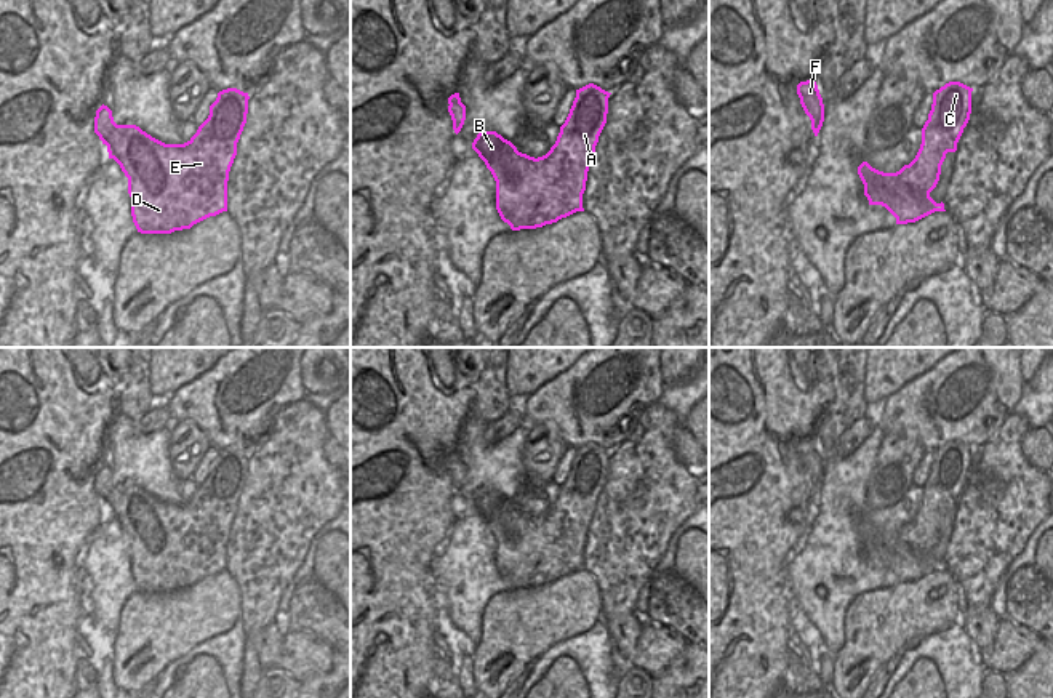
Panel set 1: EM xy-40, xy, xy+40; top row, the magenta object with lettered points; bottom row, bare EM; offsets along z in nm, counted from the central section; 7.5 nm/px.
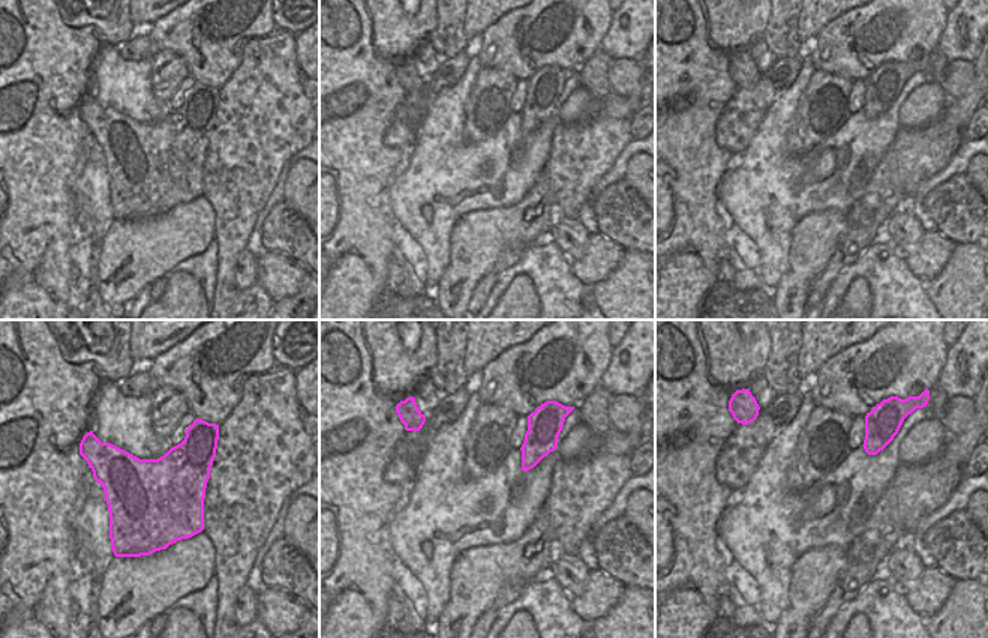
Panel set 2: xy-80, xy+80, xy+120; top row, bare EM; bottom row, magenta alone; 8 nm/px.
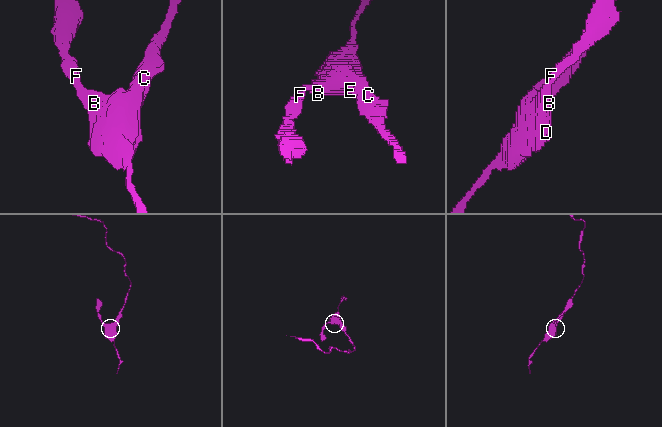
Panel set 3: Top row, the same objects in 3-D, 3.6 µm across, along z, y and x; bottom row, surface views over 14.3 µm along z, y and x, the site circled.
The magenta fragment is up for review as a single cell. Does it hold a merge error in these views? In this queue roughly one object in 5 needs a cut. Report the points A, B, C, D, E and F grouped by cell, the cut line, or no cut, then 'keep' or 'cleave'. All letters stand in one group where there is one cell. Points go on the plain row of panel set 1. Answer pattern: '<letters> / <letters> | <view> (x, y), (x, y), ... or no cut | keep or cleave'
A B C D E F | no cut | keep

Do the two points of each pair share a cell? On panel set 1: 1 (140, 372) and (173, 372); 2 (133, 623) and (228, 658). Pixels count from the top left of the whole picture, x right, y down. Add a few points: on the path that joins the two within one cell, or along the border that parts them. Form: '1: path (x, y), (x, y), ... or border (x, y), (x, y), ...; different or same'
1: border (149, 364), (149, 391), (152, 394); different
2: border (231, 628), (199, 642), (165, 666); different

